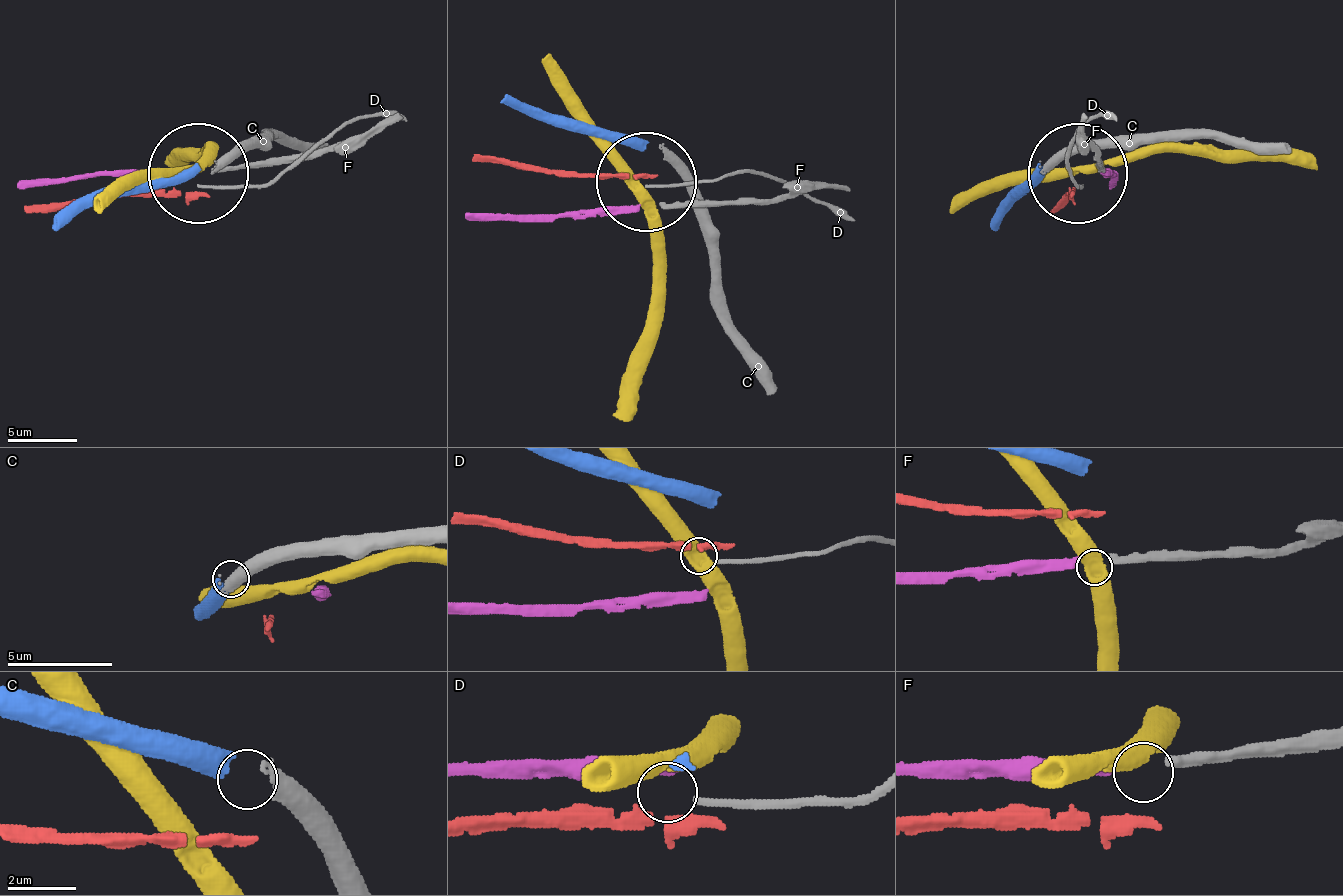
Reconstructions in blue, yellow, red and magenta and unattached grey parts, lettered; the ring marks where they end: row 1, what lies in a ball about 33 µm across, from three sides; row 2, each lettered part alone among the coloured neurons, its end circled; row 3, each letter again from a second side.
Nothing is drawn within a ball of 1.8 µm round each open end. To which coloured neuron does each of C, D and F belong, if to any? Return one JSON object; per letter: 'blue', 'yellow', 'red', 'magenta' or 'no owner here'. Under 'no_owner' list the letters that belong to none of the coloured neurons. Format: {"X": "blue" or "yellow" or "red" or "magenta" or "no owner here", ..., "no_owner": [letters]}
{"C": "blue", "D": "no owner here", "F": "magenta", "no_owner": ["D"]}

